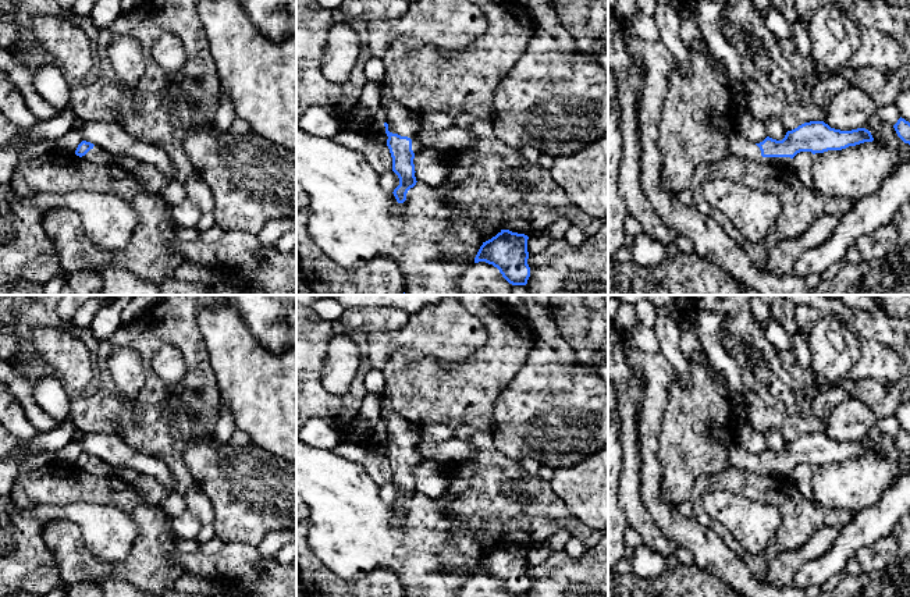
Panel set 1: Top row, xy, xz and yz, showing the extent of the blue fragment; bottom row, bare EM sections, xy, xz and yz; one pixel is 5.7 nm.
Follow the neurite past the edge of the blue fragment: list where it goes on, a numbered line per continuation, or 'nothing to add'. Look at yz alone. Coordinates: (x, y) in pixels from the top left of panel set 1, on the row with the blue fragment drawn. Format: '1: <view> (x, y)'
1: yz (739, 146)

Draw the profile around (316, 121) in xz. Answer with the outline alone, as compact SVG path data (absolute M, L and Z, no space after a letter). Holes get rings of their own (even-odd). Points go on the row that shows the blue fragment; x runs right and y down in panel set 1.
M320 106L308 109L296 124L303 132L312 136L333 138L341 131L340 118L327 113Z

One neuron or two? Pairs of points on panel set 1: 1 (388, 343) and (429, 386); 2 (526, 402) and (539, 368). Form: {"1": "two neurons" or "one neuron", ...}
{"1": "two neurons", "2": "one neuron"}

